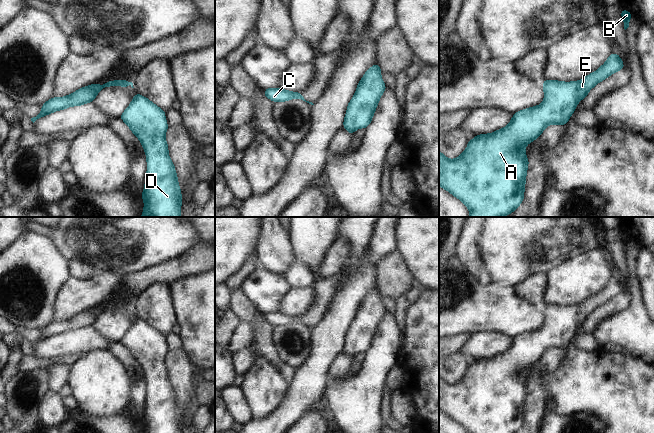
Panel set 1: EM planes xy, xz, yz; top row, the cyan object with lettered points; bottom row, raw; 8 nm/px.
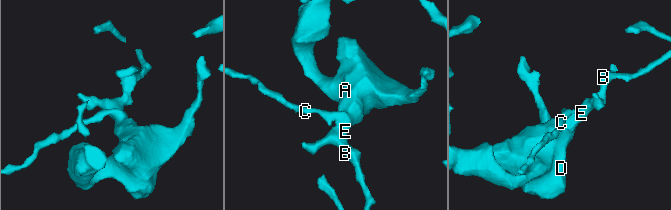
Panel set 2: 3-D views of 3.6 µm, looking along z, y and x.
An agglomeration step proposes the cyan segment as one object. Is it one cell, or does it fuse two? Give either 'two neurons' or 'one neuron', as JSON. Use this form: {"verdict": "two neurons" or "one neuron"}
{"verdict": "one neuron"}

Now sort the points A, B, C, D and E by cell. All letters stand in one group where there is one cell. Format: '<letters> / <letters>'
A B C D E

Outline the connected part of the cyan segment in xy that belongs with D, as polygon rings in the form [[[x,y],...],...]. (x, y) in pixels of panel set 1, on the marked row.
[[[137,92],[120,118],[129,126],[143,145],[147,157],[147,176],[142,192],[145,206],[141,217],[181,217],[181,190],[169,155],[165,133],[168,129],[165,111]]]

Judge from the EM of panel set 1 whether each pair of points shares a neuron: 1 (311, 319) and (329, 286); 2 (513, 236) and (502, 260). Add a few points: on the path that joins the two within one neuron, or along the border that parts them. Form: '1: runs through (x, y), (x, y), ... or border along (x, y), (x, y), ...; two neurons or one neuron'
1: runs through (319, 311), (326, 294); one neuron
2: runs through (513, 242), (512, 250), (508, 254); one neuron

